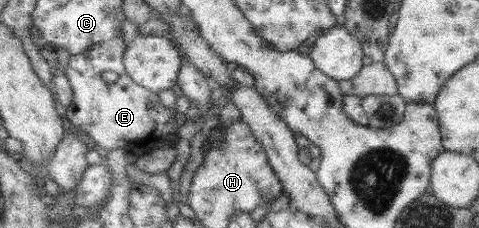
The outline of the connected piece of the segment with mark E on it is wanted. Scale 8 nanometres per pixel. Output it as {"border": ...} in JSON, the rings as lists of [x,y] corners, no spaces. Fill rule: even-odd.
{"border":[[[112,39],[112,41],[104,41],[104,43],[94,45],[83,55],[71,56],[69,64],[64,70],[74,88],[75,97],[74,101],[64,111],[71,127],[78,127],[78,129],[88,133],[97,145],[106,150],[124,148],[141,157],[153,149],[163,147],[164,143],[177,143],[180,139],[180,127],[176,125],[177,111],[164,107],[158,93],[154,93],[154,91],[149,90],[144,85],[140,85],[128,73],[125,65],[126,53],[127,43],[124,42],[124,39]],[[106,72],[119,73],[121,79],[116,83],[108,83],[104,79]]]}

